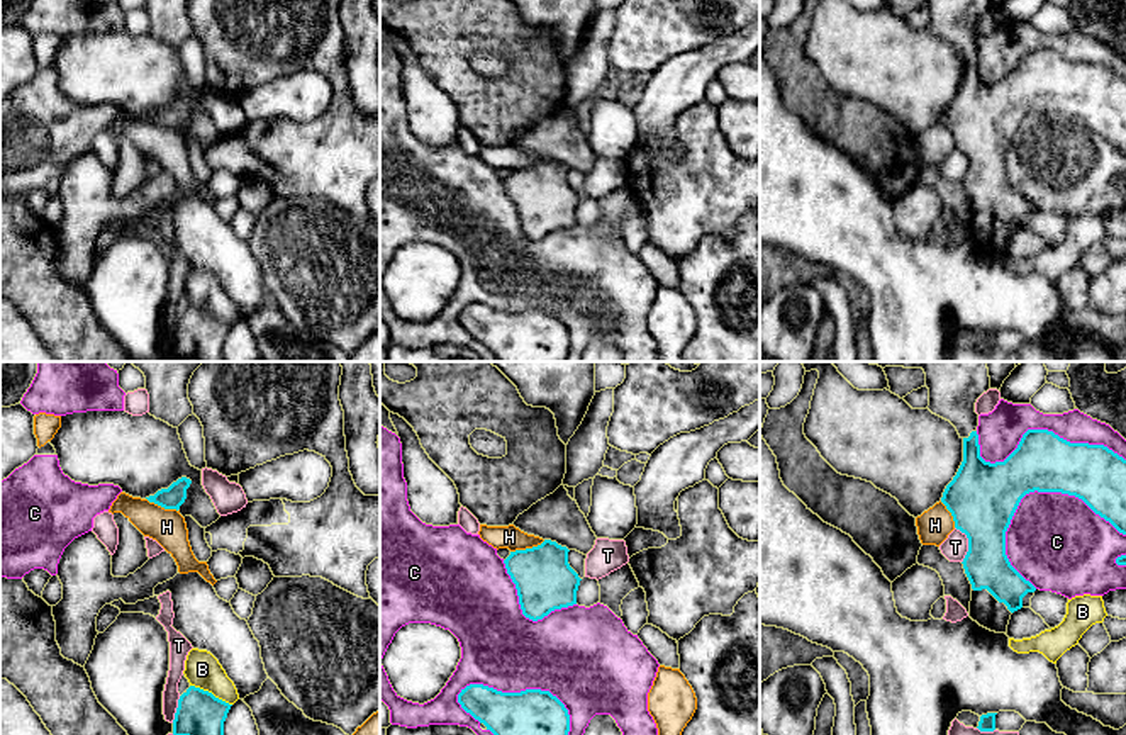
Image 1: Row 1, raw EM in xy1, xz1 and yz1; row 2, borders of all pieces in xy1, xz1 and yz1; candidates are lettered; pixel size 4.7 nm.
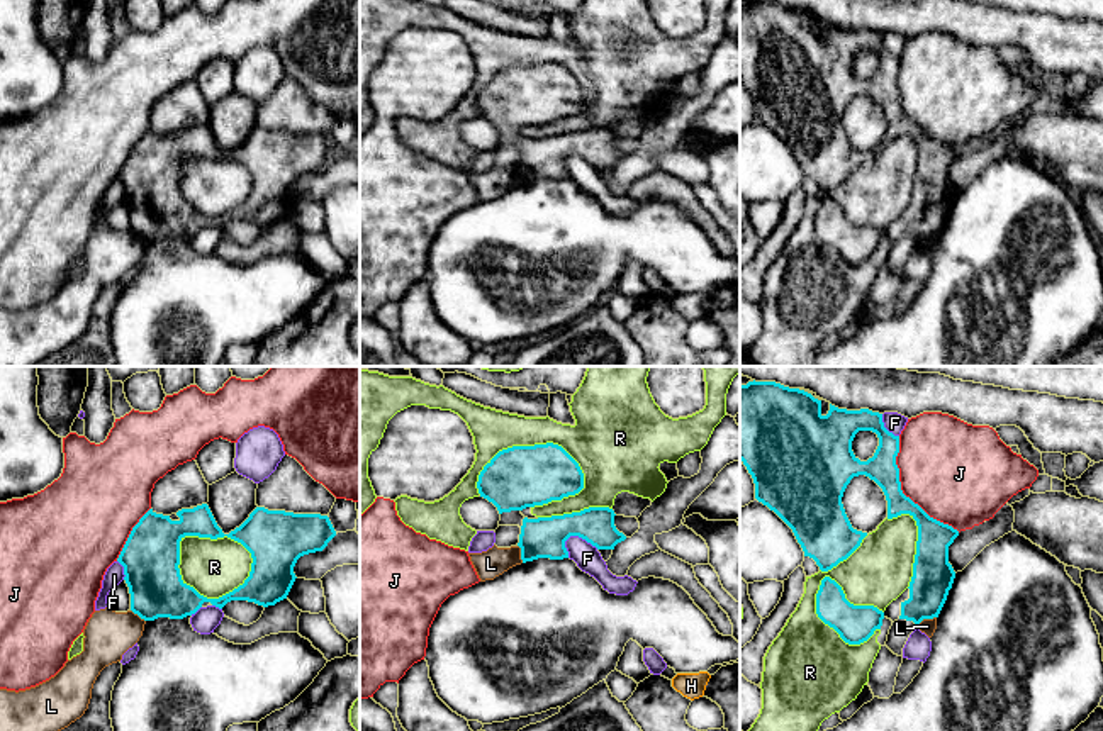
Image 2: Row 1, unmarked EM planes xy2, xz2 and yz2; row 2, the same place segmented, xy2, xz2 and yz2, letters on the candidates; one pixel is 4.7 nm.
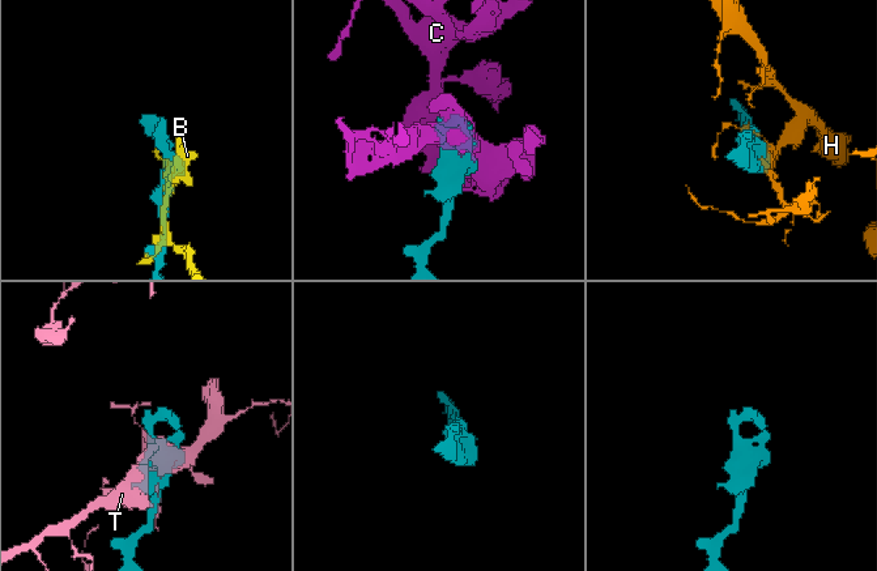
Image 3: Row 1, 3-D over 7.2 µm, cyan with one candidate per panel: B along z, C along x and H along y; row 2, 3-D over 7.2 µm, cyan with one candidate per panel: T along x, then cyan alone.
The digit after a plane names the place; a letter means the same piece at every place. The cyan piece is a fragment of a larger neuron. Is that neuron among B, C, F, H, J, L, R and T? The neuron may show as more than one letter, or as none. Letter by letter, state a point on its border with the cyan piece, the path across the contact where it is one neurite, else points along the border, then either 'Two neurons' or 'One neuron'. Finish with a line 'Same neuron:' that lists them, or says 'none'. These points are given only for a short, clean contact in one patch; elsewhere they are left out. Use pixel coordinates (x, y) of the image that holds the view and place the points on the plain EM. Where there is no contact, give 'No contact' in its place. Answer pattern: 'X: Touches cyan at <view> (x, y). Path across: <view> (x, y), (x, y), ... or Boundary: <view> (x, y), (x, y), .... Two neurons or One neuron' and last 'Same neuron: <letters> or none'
B: Touches cyan at xy1 (211, 313). Two neurons
C: Touches cyan at yz1 (1045, 111). Two neurons
F: Touches cyan at xz2 (581, 156). Two neurons
H: Touches cyan at xz1 (528, 168). Boundary: xz1 (545, 160), (511, 172). Two neurons
J: Touches cyan at yz2 (901, 112). Two neurons
L: Touches cyan at yz2 (925, 238). Boundary: yz2 (935, 236), (923, 238), (917, 245). Two neurons
R: Touches cyan at xy2 (204, 156). Two neurons
T: Touches cyan at yz1 (969, 163). Two neurons
Same neuron: none

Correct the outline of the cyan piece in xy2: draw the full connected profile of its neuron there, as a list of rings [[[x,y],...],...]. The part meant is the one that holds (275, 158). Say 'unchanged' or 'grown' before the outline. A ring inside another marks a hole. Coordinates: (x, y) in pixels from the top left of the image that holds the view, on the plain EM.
unchanged; [[[207,124],[176,132],[178,141],[170,136],[156,134],[149,129],[132,148],[117,181],[124,187],[124,200],[131,214],[131,231],[144,241],[158,237],[183,239],[195,234],[204,222],[222,229],[231,220],[248,220],[268,227],[287,219],[294,202],[294,187],[304,175],[322,171],[336,156],[336,151],[328,136],[321,134],[294,134],[285,131],[268,131],[256,127],[249,137],[229,154],[224,154],[217,146]],[[185,156],[199,158],[231,158],[241,163],[253,178],[249,197],[232,212],[207,219],[193,207],[187,205],[180,195],[180,161]]]

